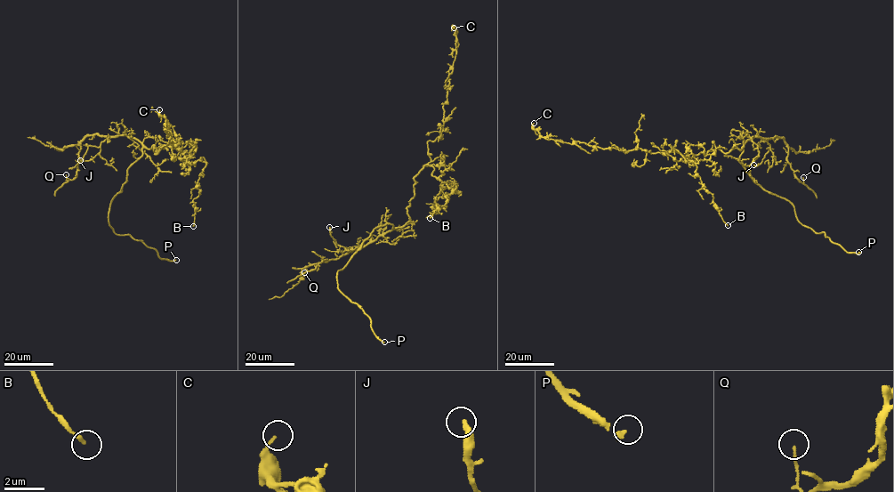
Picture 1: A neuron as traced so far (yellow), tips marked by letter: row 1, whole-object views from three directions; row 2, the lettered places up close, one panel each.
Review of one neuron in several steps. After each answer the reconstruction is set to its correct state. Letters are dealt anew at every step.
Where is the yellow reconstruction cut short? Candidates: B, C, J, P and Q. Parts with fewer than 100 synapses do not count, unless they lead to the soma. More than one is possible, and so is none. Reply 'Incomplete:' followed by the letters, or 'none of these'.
Incomplete: P

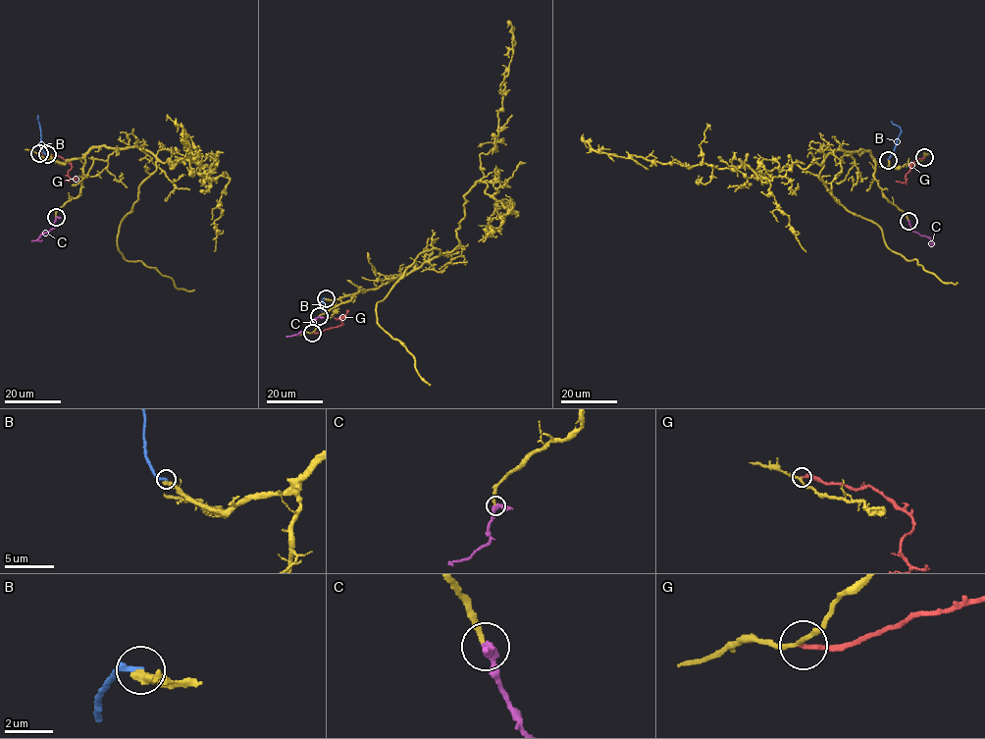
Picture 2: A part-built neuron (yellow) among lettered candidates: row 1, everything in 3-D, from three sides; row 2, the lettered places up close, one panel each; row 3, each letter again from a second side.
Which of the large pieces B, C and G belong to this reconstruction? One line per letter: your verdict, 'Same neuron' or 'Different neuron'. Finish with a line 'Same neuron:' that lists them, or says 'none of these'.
B: Different neuron
C: Same neuron
G: Different neuron
Same neuron: C

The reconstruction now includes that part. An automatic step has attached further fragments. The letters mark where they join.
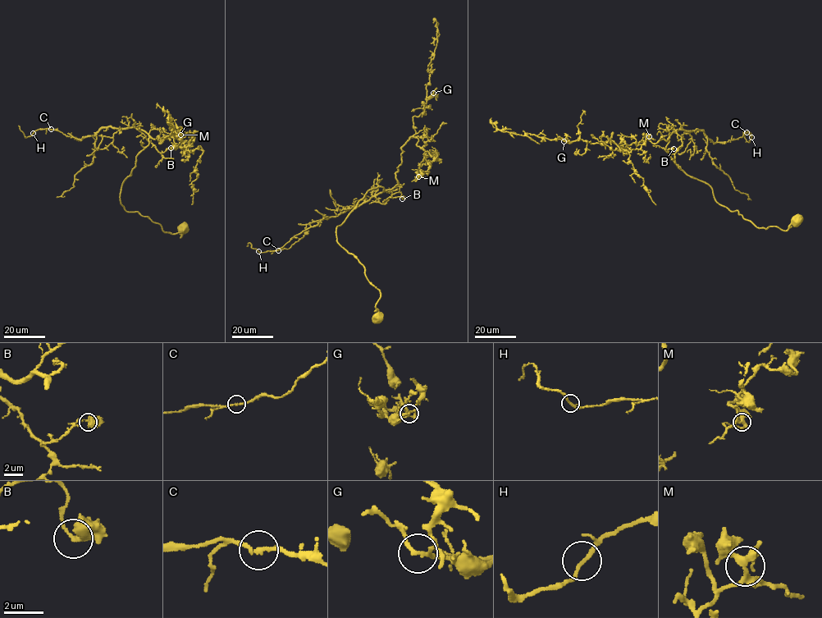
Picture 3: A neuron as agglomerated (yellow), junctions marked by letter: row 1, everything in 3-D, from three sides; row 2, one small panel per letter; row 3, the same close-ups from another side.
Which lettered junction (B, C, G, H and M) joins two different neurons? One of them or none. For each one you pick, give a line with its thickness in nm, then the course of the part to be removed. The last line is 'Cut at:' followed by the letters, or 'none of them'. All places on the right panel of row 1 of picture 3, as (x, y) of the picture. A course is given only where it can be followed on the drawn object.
Cut at: none of them

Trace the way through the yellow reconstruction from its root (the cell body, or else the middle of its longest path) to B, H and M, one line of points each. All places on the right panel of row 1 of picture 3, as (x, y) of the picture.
B: (796, 220), (786, 231), (755, 226), (678, 167), (665, 148), (675, 132), (682, 143), (673, 148)
H: (796, 220), (786, 231), (755, 226), (665, 148), (678, 130), (700, 130), (714, 143), (751, 137)
M: (796, 220), (786, 231), (759, 228), (720, 205), (678, 167), (669, 139), (610, 140), (639, 149), (649, 136)

